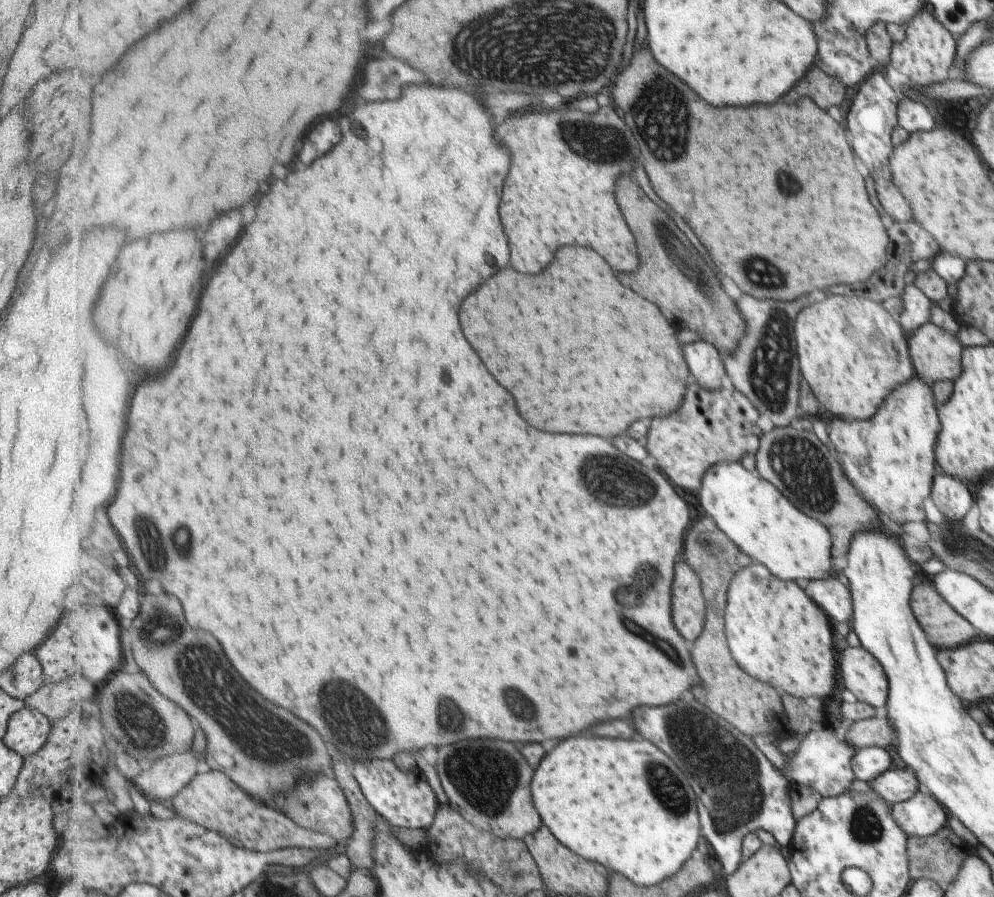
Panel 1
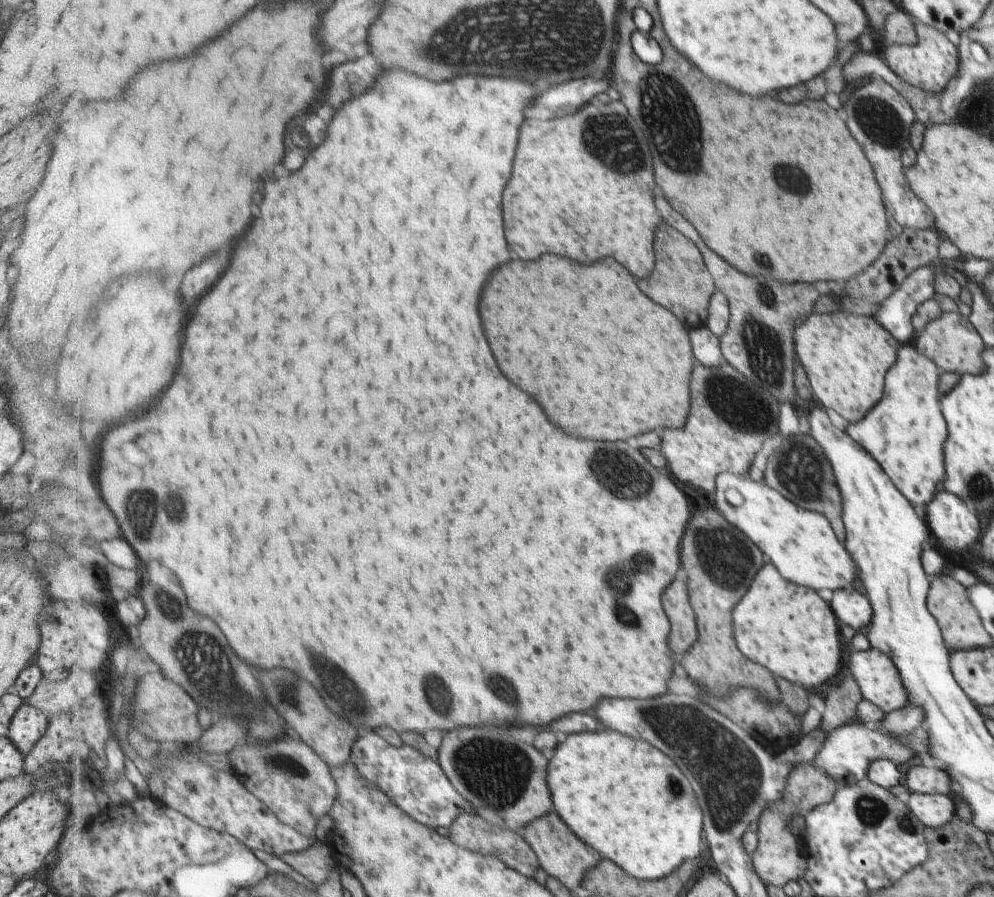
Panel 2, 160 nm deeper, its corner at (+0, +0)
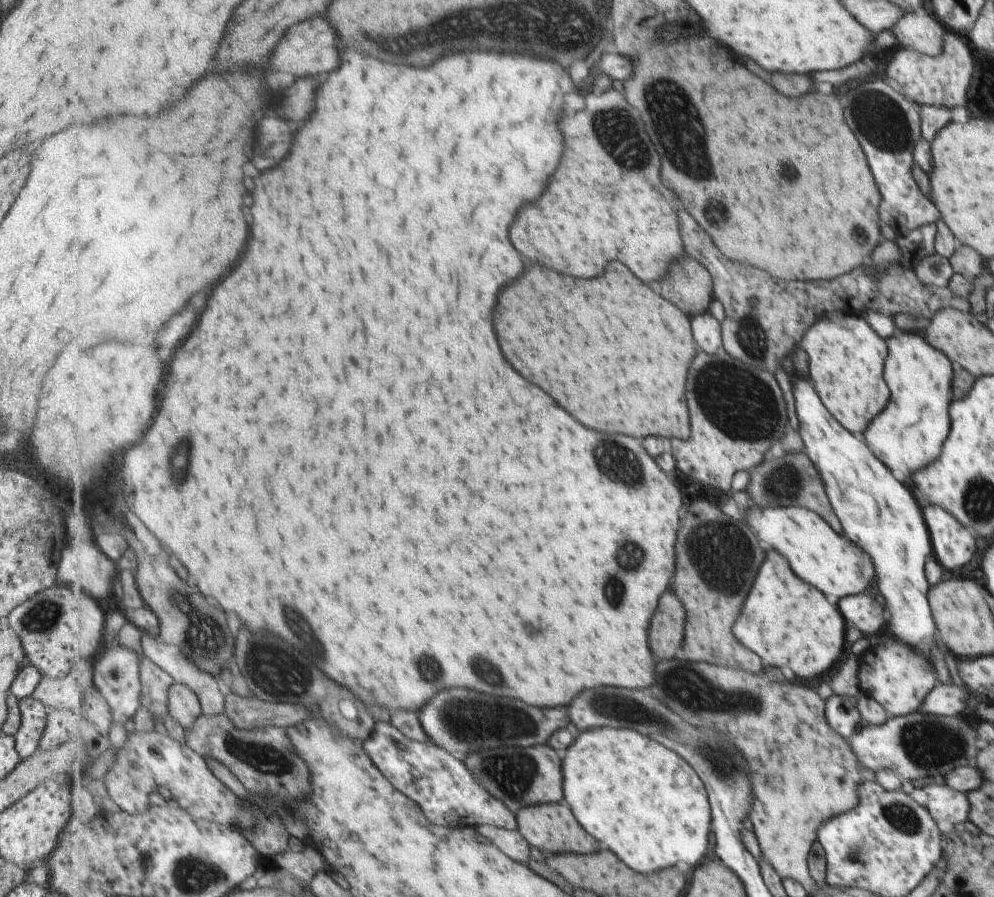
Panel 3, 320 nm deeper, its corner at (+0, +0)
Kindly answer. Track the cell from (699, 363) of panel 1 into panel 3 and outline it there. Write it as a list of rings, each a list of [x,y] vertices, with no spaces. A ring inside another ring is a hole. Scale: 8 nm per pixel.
[[[710,310],[691,319],[693,324],[692,331],[699,349],[709,354],[715,354],[724,346],[722,324],[713,316]]]

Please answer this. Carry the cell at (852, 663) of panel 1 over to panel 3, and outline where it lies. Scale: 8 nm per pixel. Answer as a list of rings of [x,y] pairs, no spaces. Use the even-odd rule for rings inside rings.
[[[883,642],[875,646],[873,650],[866,650],[858,659],[858,683],[861,694],[878,702],[889,716],[900,717],[913,713],[923,705],[924,698],[928,696],[932,688],[937,684],[936,671],[929,661],[918,652],[913,652],[905,643]]]

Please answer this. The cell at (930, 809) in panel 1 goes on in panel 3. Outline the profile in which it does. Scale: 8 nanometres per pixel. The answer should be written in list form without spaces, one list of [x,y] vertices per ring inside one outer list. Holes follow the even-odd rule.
[[[926,785],[918,793],[920,799],[923,801],[923,805],[929,811],[937,822],[941,821],[947,827],[949,826],[961,826],[965,820],[967,820],[967,813],[969,810],[969,801],[965,793],[953,790],[947,785]]]

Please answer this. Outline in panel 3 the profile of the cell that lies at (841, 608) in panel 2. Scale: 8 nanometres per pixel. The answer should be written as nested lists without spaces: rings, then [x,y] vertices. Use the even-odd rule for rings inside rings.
[[[856,594],[845,598],[845,602],[839,602],[841,614],[845,614],[845,622],[855,626],[865,636],[873,636],[879,632],[879,628],[885,624],[883,608],[881,604],[867,594]]]

